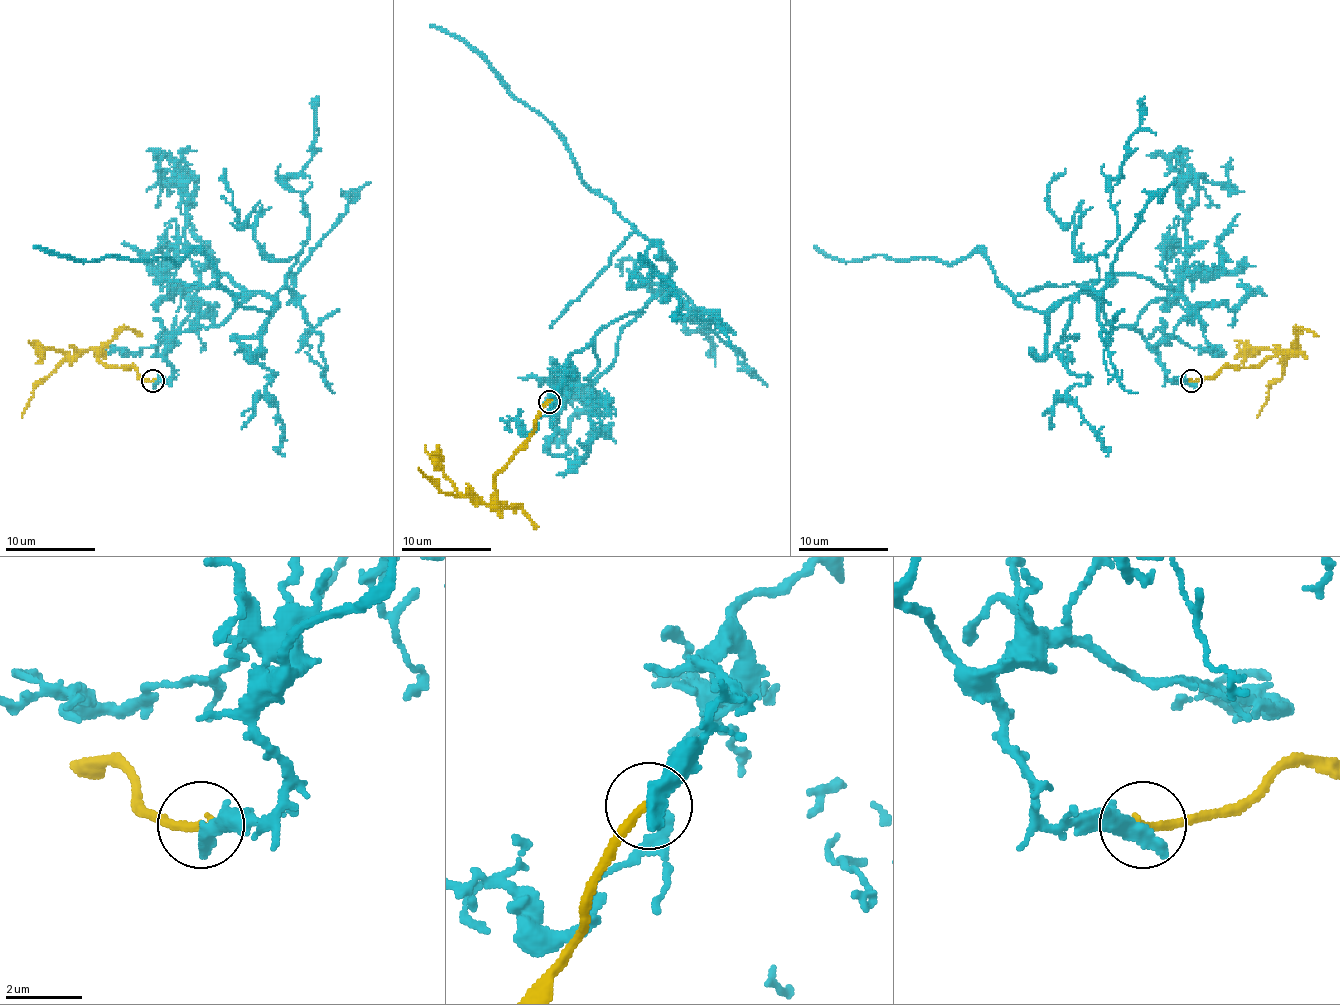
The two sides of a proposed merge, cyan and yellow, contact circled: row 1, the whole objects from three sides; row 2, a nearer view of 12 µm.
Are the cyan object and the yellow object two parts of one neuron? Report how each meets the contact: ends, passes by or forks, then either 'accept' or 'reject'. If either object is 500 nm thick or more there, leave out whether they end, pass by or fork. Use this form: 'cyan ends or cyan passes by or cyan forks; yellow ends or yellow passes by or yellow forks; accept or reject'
reject

